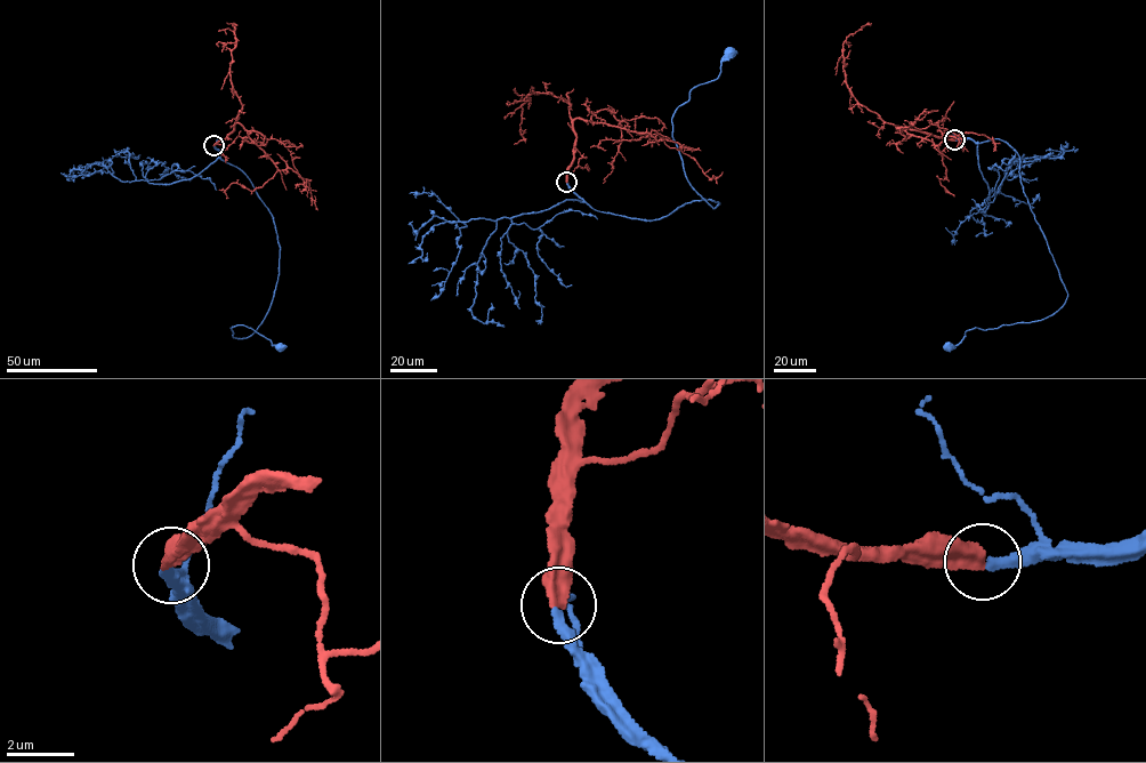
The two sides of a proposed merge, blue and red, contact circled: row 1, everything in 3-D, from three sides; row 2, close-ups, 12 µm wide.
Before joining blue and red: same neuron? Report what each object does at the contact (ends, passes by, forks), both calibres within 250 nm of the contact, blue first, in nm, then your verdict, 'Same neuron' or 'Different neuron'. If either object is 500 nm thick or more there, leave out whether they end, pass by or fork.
At the ring blue ends. At the ring red ends. Thickness 320 nm (blue) against 480 nm. Same neuron

